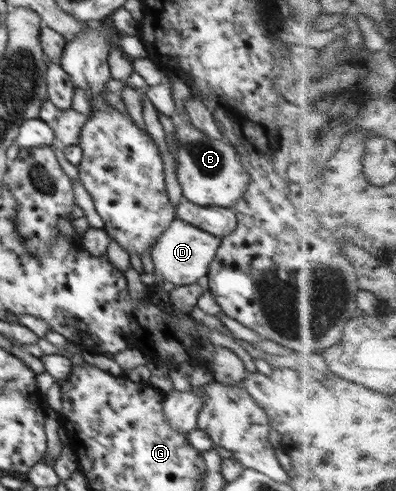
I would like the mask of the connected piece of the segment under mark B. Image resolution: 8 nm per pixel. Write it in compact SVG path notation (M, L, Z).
M180 116L174 117L175 145L177 145L177 179L182 187L184 199L200 206L219 206L232 208L243 197L249 185L249 172L243 166L240 155L226 139L211 138L197 129L191 122Z

